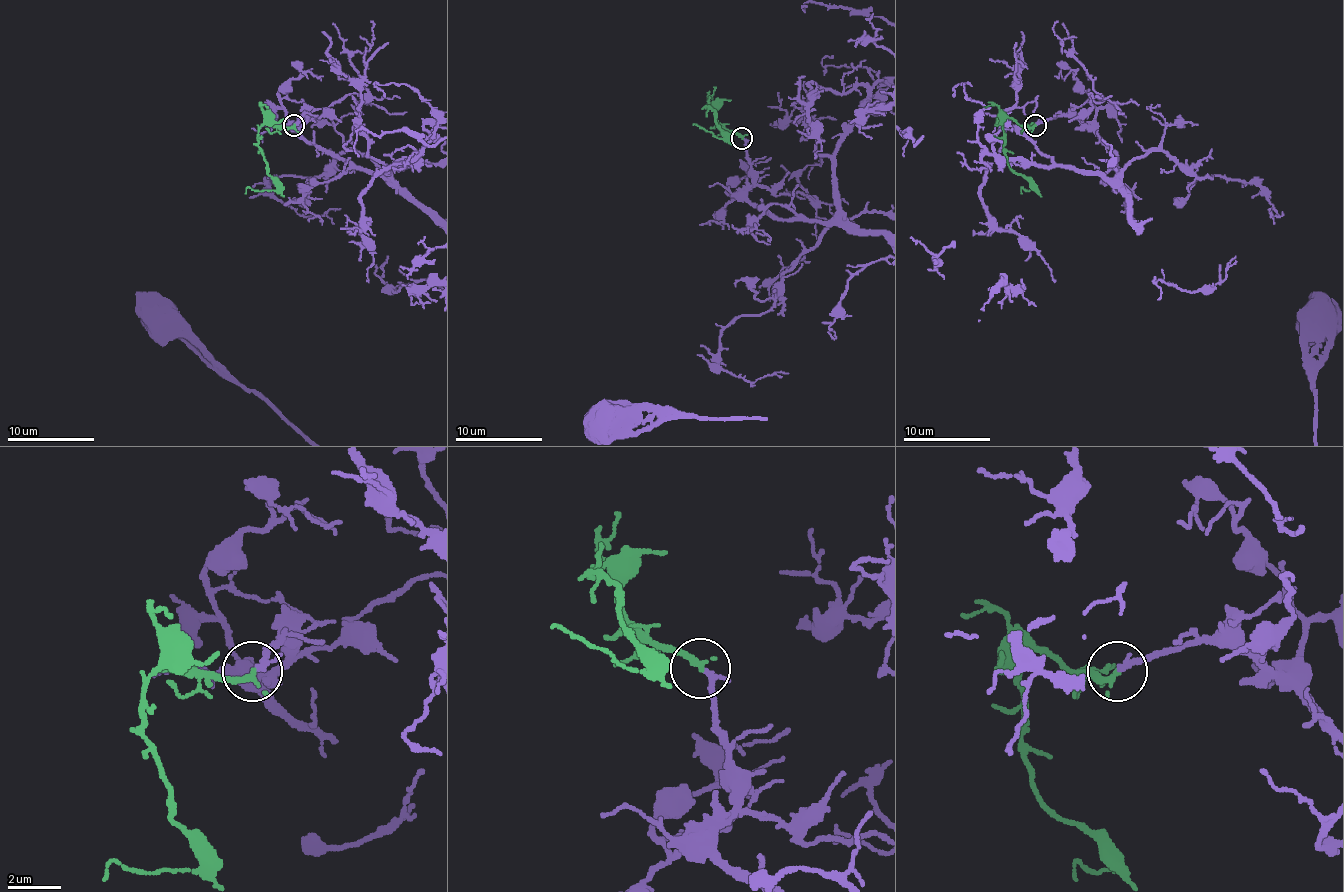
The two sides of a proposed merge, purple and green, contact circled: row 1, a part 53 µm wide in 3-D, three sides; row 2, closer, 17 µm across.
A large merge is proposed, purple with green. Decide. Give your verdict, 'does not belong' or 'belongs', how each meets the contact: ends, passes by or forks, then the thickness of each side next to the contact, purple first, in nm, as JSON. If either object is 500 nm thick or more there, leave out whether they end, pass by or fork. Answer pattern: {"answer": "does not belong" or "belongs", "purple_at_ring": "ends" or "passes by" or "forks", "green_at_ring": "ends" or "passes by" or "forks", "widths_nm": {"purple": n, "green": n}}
{"answer": "belongs", "purple_at_ring": "passes by", "green_at_ring": "ends", "widths_nm": {"purple": 150, "green": 240}}

